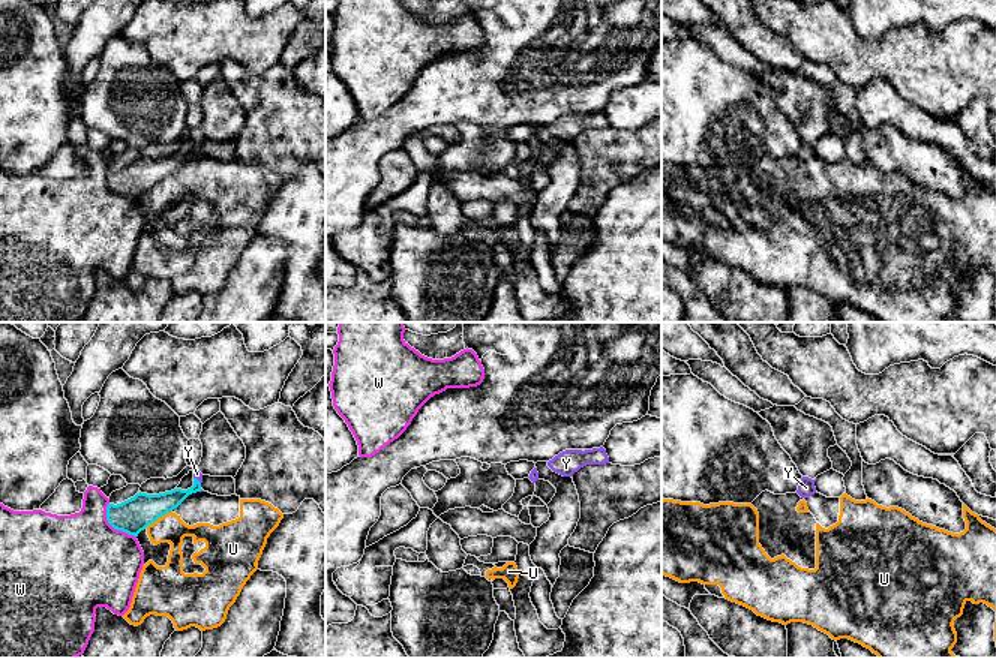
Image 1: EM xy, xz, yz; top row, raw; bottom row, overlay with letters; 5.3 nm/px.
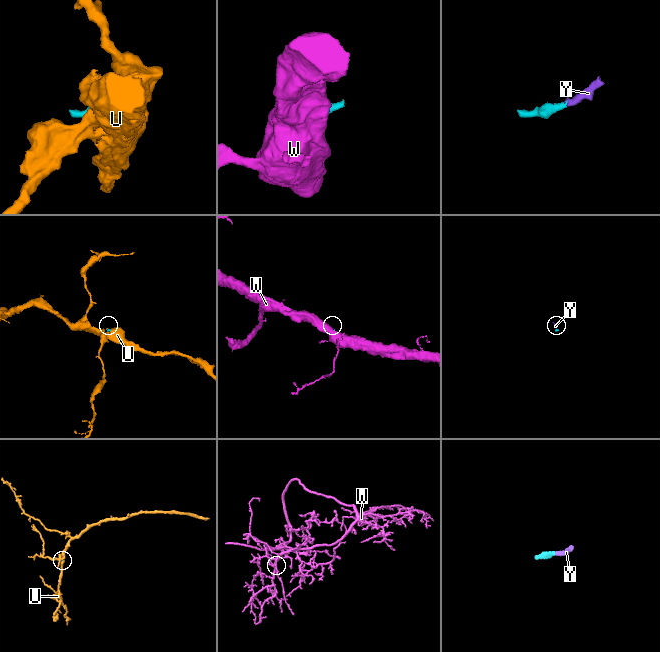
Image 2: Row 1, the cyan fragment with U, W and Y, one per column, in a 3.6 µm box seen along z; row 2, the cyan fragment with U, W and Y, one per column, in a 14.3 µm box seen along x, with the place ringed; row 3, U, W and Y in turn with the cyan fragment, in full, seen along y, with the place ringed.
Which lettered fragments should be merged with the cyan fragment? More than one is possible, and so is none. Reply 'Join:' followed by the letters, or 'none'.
Join: Y

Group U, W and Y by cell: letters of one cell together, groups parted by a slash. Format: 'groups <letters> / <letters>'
groups U / W / Y

